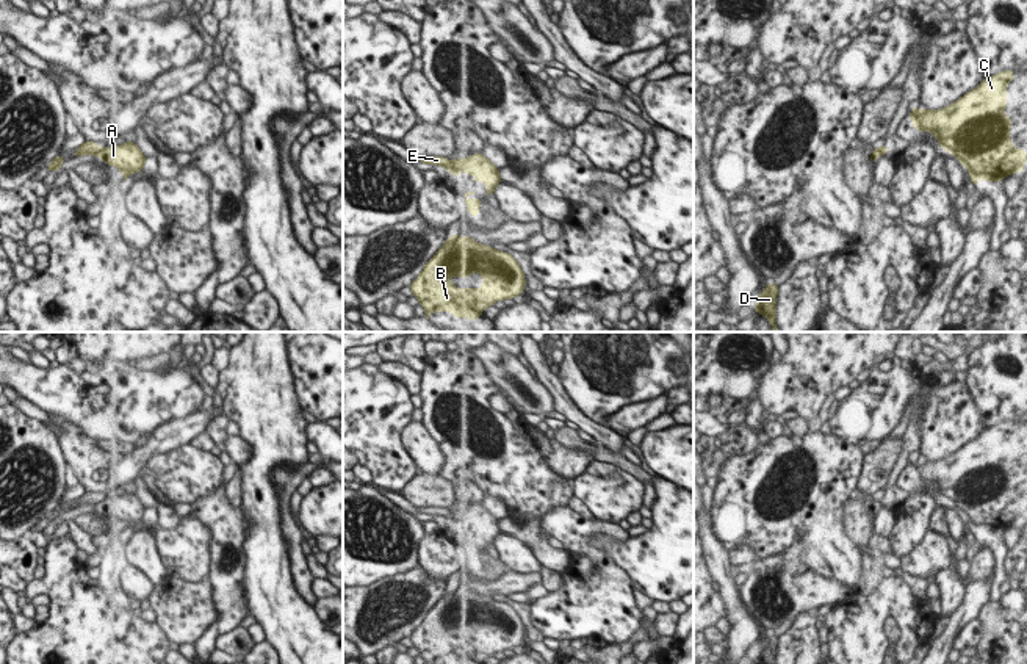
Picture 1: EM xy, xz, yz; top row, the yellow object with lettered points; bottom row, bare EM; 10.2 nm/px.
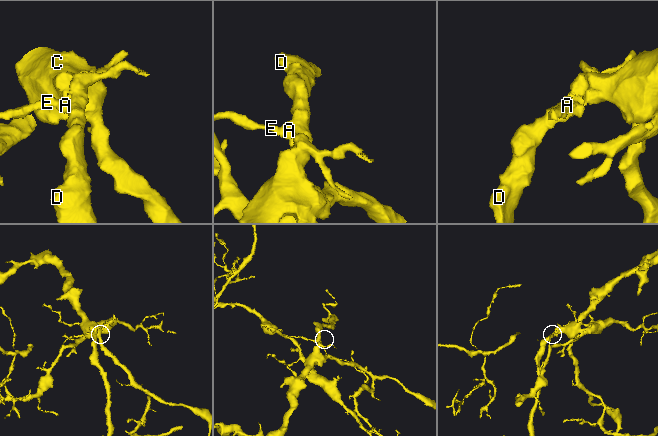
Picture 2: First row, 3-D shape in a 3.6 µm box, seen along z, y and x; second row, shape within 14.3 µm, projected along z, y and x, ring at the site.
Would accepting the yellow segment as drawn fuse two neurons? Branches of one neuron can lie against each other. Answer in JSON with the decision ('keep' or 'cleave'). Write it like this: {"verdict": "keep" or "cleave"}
{"verdict": "cleave"}

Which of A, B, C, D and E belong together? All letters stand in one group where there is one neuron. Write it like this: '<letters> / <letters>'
A B C D / E

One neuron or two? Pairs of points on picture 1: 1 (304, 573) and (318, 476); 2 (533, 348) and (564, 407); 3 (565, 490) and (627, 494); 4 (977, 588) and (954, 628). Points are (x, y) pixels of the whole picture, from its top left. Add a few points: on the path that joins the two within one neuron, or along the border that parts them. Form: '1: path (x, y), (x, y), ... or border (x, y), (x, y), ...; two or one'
1: border (318, 467), (307, 478); two
2: path (539, 362), (561, 393); one
3: border (572, 483), (575, 495); two
4: path (977, 597), (977, 602), (960, 619); one

